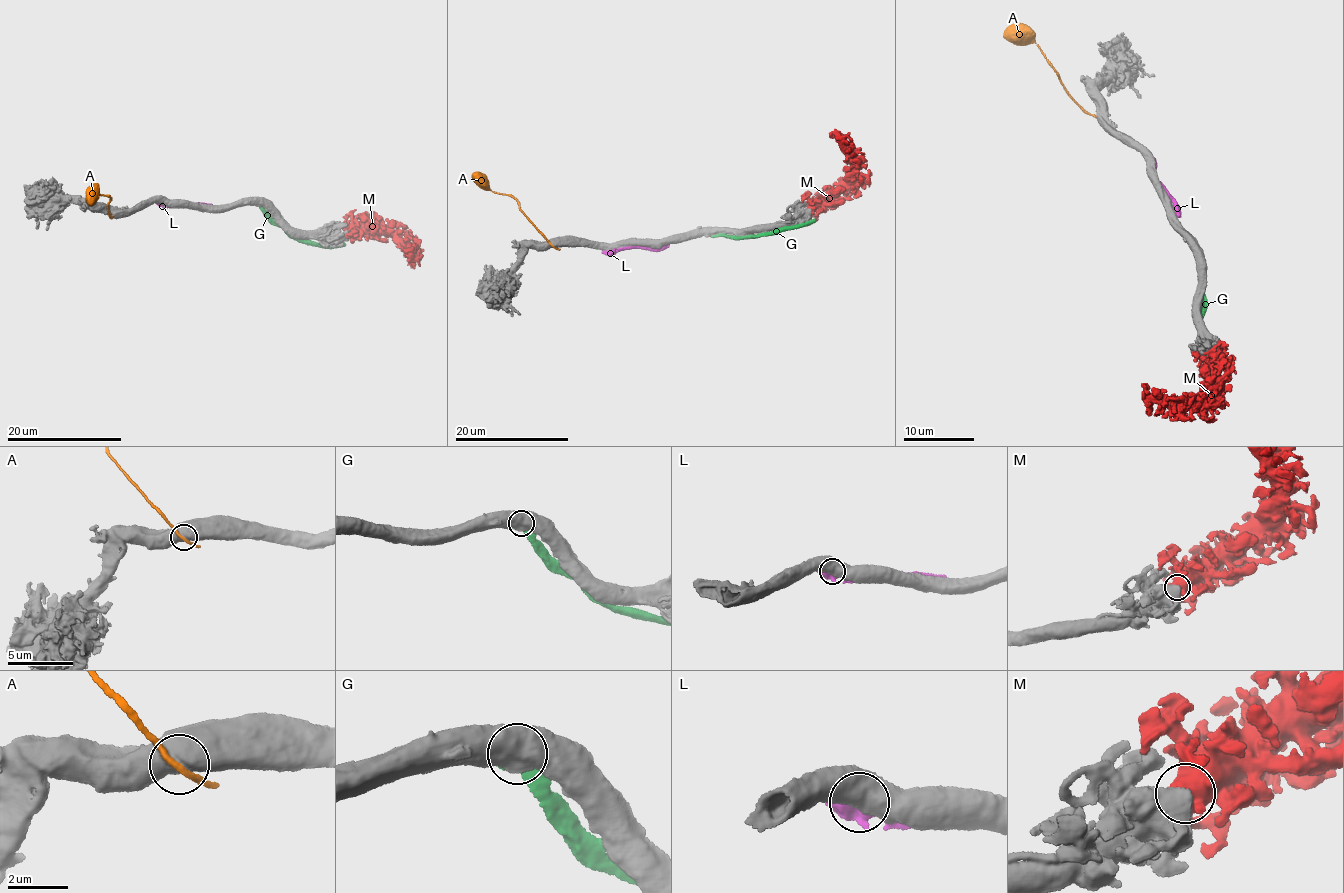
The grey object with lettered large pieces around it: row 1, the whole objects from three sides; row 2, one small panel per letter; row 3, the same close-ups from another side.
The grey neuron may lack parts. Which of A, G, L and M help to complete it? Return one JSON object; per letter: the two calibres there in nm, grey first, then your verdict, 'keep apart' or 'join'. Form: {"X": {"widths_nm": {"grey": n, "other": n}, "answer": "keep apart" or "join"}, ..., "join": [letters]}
{"A": {"widths_nm": {"grey": 900, "other": 190}, "answer": "keep apart"}, "G": {"widths_nm": {"grey": 800, "other": 650}, "answer": "keep apart"}, "L": {"widths_nm": {"grey": 750, "other": 550}, "answer": "keep apart"}, "M": {"widths_nm": {"grey": 750, "other": 850}, "answer": "join"}, "join": ["M"]}

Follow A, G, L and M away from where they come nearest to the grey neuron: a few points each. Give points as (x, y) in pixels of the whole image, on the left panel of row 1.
A: (114, 216), (109, 214), (109, 196), (95, 193), (92, 203), (89, 202)
G: (258, 202), (263, 212), (297, 238), (326, 246), (341, 243), (345, 246)
L: (162, 202), (212, 206)
M: (347, 236), (369, 232), (394, 235), (403, 241), (411, 254), (406, 252)

